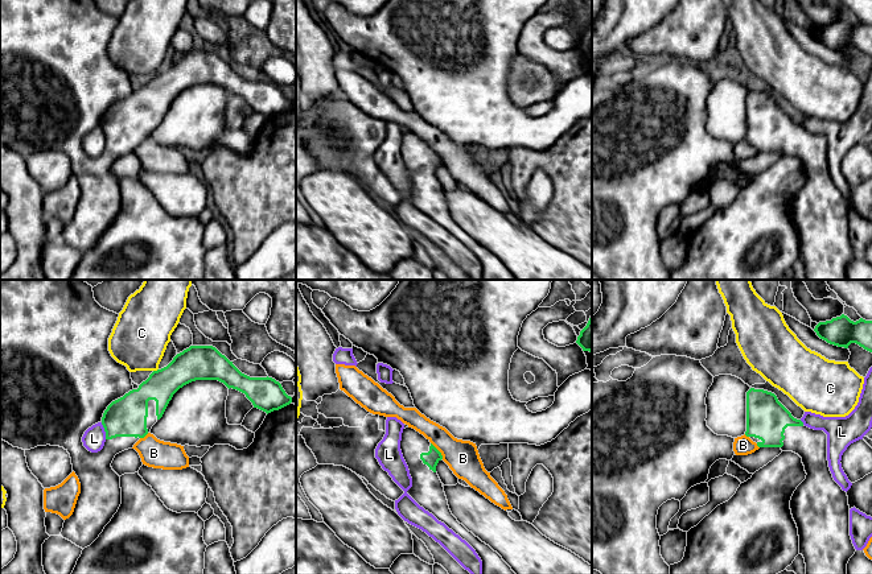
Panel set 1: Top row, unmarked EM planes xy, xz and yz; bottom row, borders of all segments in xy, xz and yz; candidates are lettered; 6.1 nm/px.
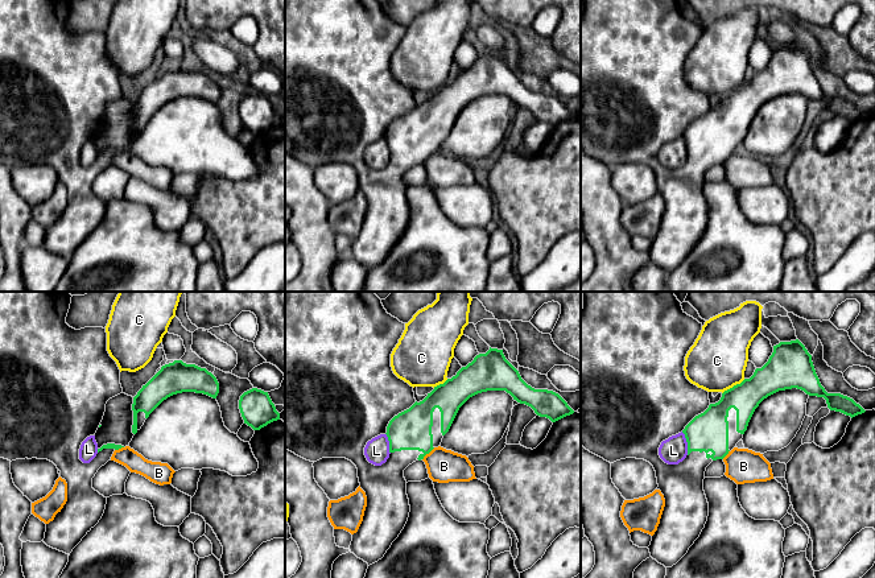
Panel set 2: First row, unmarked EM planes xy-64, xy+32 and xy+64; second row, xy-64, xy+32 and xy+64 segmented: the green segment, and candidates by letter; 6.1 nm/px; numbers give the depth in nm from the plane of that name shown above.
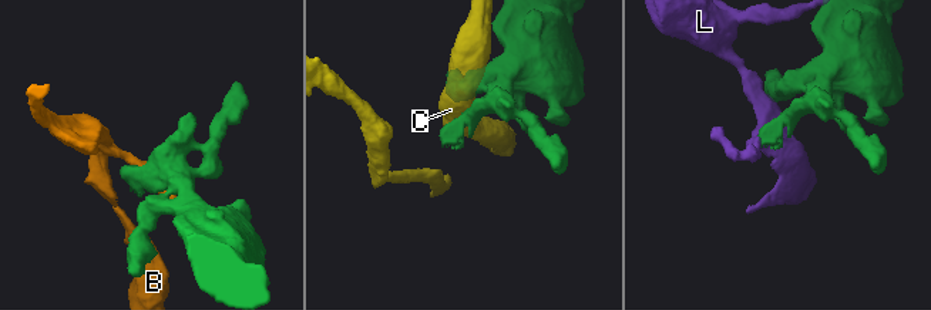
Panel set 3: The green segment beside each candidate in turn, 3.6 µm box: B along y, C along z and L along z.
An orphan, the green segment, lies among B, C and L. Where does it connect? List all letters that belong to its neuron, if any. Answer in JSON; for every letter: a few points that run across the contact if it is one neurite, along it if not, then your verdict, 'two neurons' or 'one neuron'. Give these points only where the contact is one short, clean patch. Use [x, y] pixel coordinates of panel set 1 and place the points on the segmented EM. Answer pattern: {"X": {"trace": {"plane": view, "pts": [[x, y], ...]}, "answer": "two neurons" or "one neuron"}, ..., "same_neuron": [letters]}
{"B": {"trace": {"plane": "xz", "pts": [[431, 442], [443, 458]]}, "answer": "two neurons"}, "C": {"trace": {"plane": "xy", "pts": [[157, 368], [153, 371]]}, "answer": "two neurons"}, "L": {"answer": "two neurons"}, "same_neuron": []}

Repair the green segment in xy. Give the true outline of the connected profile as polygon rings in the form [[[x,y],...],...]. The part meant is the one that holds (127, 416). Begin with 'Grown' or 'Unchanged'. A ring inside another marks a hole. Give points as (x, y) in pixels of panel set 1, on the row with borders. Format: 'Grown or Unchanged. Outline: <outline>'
Grown. Outline: [[[0,280],[0,439],[22,450],[50,445],[63,447],[70,454],[81,494],[73,515],[63,523],[61,536],[82,549],[99,537],[122,504],[120,476],[111,467],[115,455],[132,449],[151,433],[180,388],[196,380],[218,380],[229,389],[244,393],[254,408],[267,414],[292,402],[279,381],[242,373],[213,346],[190,346],[135,389],[131,372],[108,351],[108,338],[118,317],[95,301],[92,286],[85,280]],[[98,422],[104,428],[106,442],[100,451],[91,453],[83,446],[82,437]]]

